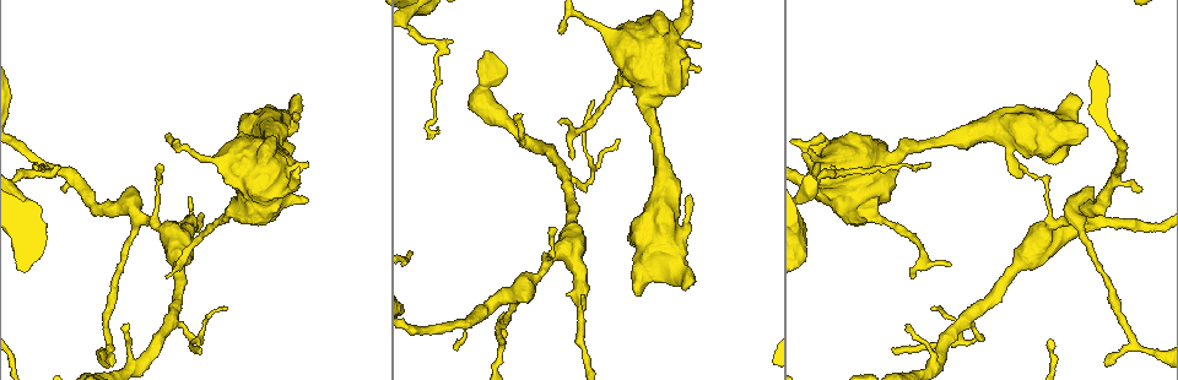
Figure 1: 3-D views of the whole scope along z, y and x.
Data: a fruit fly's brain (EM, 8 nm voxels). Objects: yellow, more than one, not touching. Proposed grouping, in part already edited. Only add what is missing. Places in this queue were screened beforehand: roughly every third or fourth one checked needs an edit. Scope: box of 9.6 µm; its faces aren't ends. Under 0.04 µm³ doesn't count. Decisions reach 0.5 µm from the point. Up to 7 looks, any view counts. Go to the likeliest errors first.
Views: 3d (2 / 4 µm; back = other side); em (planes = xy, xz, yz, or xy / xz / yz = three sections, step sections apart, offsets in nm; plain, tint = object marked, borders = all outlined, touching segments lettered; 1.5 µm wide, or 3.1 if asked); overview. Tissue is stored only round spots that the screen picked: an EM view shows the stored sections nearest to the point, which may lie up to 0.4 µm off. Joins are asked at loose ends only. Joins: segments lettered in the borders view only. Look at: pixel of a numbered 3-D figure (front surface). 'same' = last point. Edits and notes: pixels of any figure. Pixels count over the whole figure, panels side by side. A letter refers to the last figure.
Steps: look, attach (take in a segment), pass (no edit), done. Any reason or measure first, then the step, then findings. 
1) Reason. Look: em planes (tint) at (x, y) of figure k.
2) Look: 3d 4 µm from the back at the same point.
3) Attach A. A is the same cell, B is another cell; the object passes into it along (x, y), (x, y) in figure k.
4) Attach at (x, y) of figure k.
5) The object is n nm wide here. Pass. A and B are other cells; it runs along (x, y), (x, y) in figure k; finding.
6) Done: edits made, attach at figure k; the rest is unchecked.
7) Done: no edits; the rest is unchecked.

Free end. Look: em xz step 4 (borders) at (1020, 178) of figure 1.

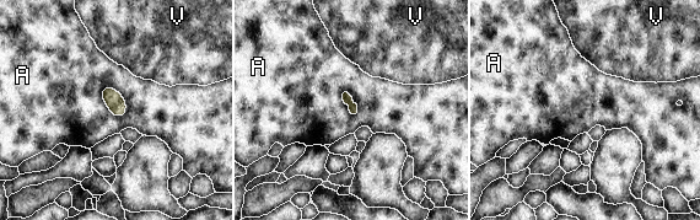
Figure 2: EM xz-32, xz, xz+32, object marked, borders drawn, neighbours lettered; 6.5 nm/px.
Look: em planes (borders) at the same point.

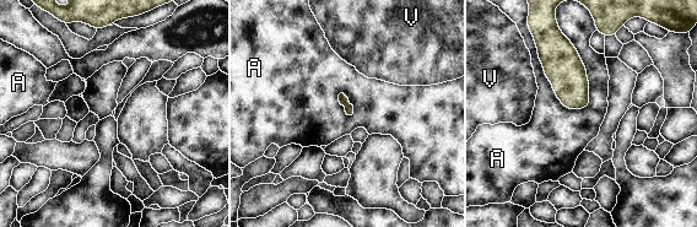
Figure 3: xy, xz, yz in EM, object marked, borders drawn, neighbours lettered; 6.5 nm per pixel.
The longest contact is with A, 550 nm. Pass. A and V are other cells; none of them fits.

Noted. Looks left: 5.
Thin end. Look: em planes (borders) at (949, 263) of figure 1.

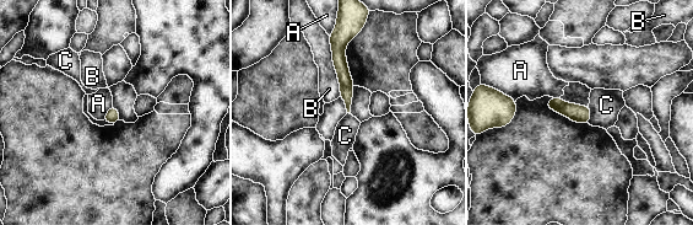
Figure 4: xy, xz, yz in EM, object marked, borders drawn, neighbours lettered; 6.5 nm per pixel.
The object is 100 nm wide here. Pass. A, B and C are other cells; a border runs along (112, 103), (102, 119) in figure 4; none of them fits.

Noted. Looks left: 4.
Thin end. Look: em planes (borders) at (521, 115) of figure 1.

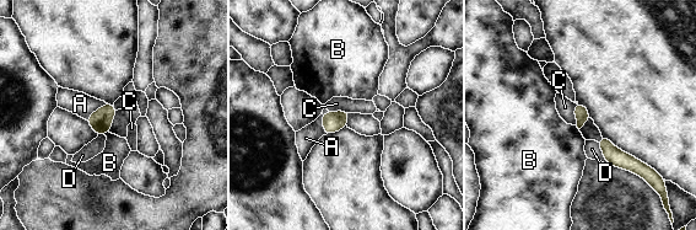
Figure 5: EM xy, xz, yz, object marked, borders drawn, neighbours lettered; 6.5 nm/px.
The object is 100 nm wide here. Pass. A, B, C and D are other cells; none of them fits.

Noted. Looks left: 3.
Done: no edits; the rest is unchecked.

